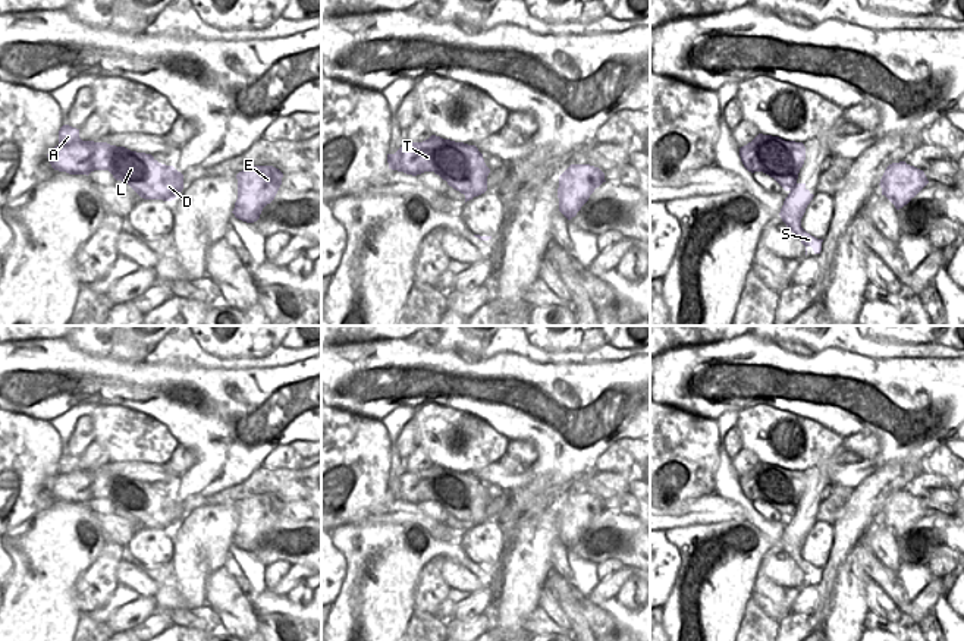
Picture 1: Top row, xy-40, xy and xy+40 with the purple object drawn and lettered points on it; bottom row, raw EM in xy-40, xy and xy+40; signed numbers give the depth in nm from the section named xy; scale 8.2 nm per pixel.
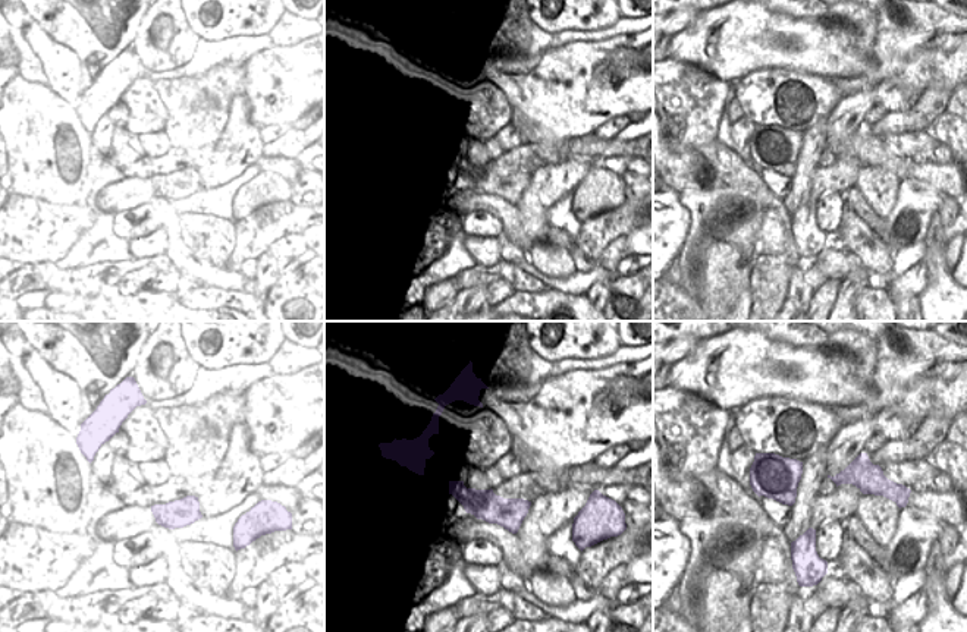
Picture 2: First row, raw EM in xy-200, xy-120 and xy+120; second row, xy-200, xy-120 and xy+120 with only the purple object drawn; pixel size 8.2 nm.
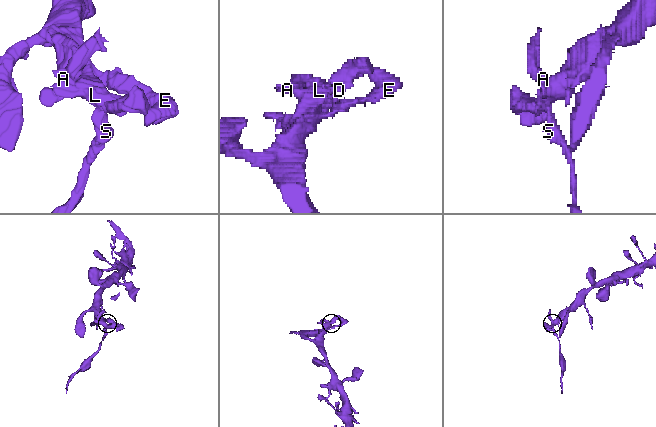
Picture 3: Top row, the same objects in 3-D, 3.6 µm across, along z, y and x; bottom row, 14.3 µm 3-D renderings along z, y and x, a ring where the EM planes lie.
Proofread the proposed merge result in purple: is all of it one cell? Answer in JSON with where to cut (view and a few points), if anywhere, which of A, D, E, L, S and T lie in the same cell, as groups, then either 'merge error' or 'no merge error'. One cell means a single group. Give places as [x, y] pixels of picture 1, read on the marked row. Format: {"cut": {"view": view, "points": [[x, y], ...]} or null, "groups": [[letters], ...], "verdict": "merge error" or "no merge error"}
{"cut": {"view": "xy+40", "points": [[797, 184], [791, 191]]}, "groups": [["A", "D", "E", "L", "T"], ["S"]], "verdict": "merge error"}

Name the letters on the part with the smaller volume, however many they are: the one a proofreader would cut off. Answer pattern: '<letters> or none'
S

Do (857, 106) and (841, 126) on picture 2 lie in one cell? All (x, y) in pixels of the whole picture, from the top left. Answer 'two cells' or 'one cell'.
one cell

